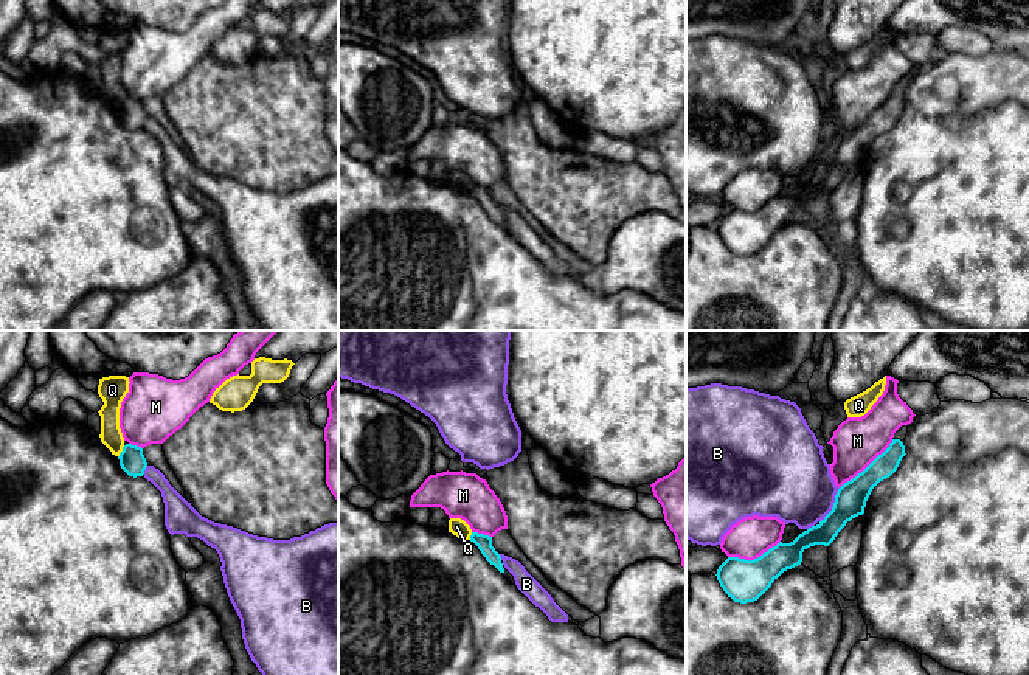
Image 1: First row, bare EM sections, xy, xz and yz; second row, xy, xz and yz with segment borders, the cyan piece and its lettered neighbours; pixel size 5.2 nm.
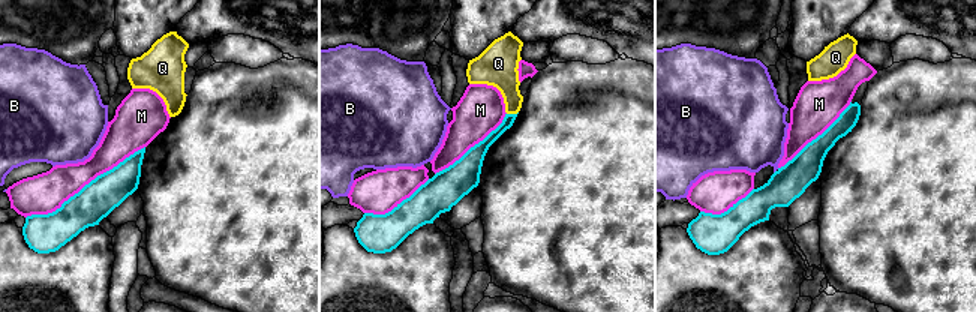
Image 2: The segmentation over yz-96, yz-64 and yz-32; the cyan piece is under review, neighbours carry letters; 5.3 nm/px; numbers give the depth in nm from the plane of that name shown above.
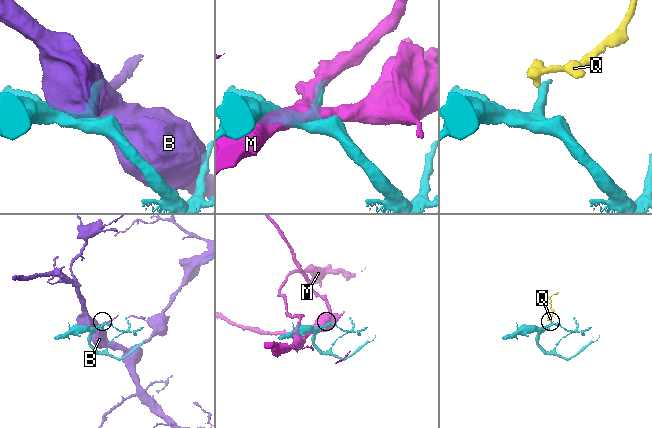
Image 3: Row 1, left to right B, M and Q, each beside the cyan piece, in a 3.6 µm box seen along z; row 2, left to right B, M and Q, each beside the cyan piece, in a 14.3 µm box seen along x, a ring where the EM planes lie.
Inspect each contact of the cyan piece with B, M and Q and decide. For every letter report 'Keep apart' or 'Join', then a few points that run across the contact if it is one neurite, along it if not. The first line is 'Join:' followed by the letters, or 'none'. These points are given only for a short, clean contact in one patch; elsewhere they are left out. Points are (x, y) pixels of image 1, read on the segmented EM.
Join: none
B: Keep apart
M: Keep apart
Q: Keep apart. Line: xy (124, 446), (118, 456)

